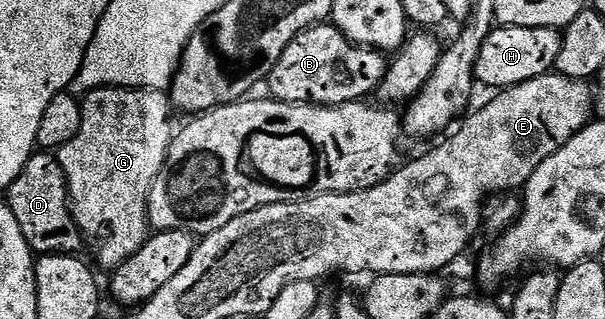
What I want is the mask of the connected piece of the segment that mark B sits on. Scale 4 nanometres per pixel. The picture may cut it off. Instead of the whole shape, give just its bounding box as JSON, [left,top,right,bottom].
[266,23,389,105]

